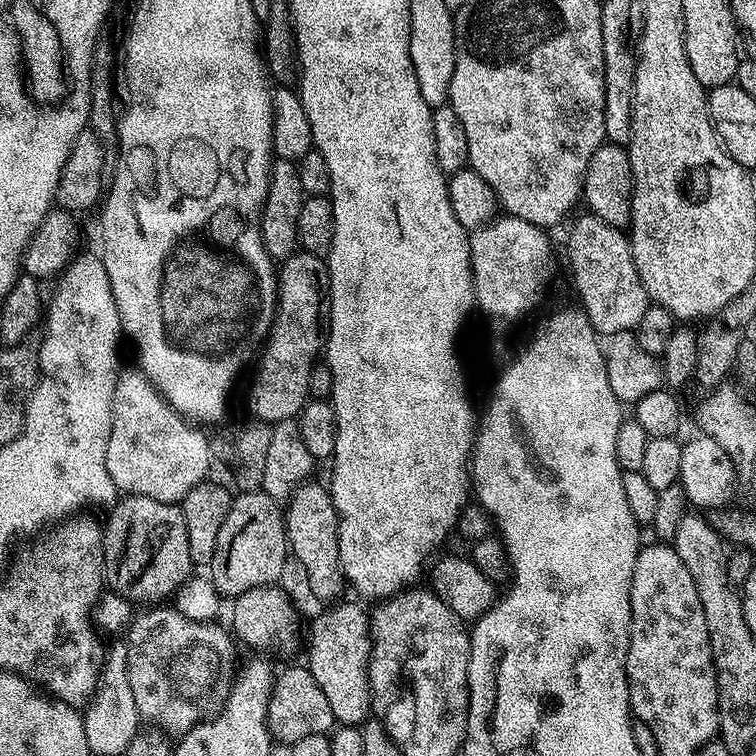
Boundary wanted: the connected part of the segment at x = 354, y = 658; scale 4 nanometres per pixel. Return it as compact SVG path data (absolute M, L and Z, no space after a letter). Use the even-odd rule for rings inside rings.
M333 603L325 612L320 612L312 620L312 629L308 632L308 660L306 667L314 674L314 682L326 694L326 702L330 702L330 710L334 714L336 724L340 726L360 726L369 719L371 708L374 708L372 690L368 683L368 663L371 660L372 640L369 613L363 612L356 604Z

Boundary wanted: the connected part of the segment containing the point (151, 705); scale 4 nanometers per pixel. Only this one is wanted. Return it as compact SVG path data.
M152 606L144 612L135 617L132 623L128 625L126 629L126 643L129 650L129 676L131 689L134 692L134 699L137 703L137 710L139 715L143 717L149 725L155 726L159 731L167 734L172 738L179 738L184 735L184 733L189 732L195 724L200 724L203 720L209 719L216 715L221 708L224 707L226 698L230 694L232 689L232 682L234 679L234 673L238 668L238 659L236 660L236 652L232 649L232 644L234 645L234 640L227 631L224 632L219 628L219 623L209 622L203 624L202 622L194 622L190 618L186 618L180 613L174 606Z

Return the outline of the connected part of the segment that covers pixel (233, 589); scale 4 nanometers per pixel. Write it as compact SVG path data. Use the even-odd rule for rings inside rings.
M261 490L241 491L233 499L230 514L226 514L226 522L222 522L222 531L218 534L218 550L214 550L210 565L212 585L220 591L221 597L235 598L246 590L254 590L254 586L276 584L284 572L284 563L289 563L289 560L288 532L284 528L281 501Z

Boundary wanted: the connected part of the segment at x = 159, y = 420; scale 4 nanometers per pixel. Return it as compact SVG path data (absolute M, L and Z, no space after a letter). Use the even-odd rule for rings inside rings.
M132 366L119 373L114 386L112 399L112 429L110 442L106 446L106 470L110 470L110 478L114 482L117 493L124 496L141 496L154 498L154 502L166 502L179 505L194 486L205 483L209 479L208 471L212 468L212 448L208 440L195 428L197 425L186 418L175 404L168 399L146 373L139 367Z

